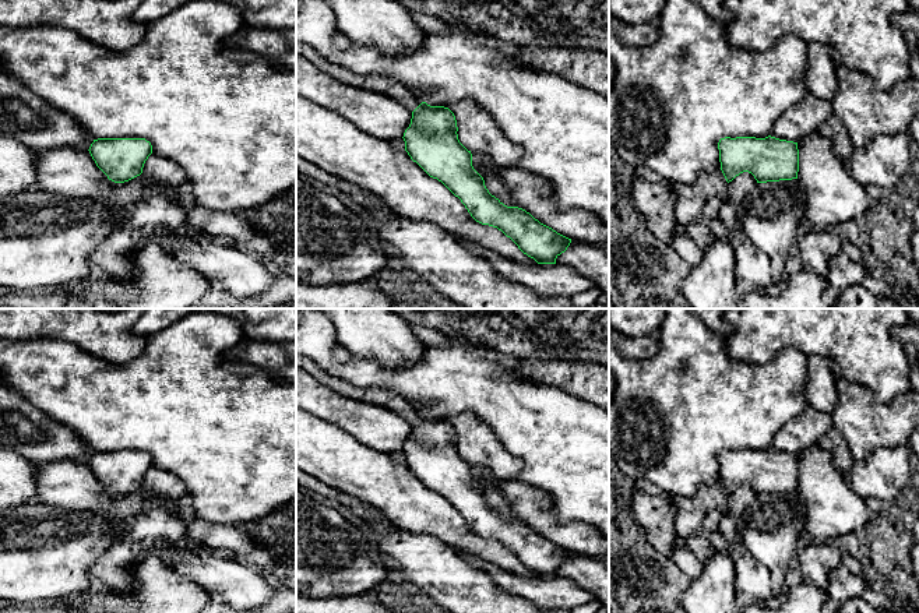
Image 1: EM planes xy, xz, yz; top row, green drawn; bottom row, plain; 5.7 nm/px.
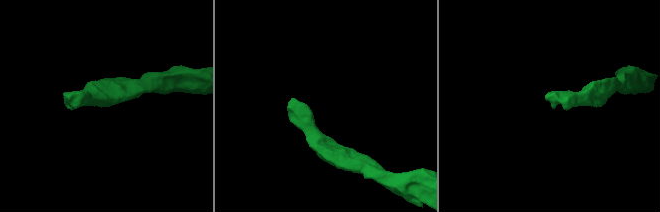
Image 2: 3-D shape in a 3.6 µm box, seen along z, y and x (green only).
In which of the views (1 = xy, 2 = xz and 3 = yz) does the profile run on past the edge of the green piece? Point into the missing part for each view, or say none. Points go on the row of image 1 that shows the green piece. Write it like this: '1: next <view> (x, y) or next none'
1: next none
2: next xz (407, 97)
3: next none

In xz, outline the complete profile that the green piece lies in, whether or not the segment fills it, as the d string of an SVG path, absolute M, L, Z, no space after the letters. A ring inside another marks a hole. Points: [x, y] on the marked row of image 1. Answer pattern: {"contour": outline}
{"contour": "M296 40L296 53L345 84L383 92L412 112L404 133L405 151L430 177L441 182L461 200L471 216L497 228L538 264L556 264L571 239L541 223L518 207L507 207L492 195L472 166L472 154L458 140L454 113L444 106L422 102L418 91L385 77L359 75L324 59L310 45Z"}

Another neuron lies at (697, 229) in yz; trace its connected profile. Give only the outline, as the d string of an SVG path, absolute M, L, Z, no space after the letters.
M710 200L703 211L686 226L686 233L694 240L694 243L703 251L712 243L712 229L707 225L707 218L718 218L718 209L722 201Z

